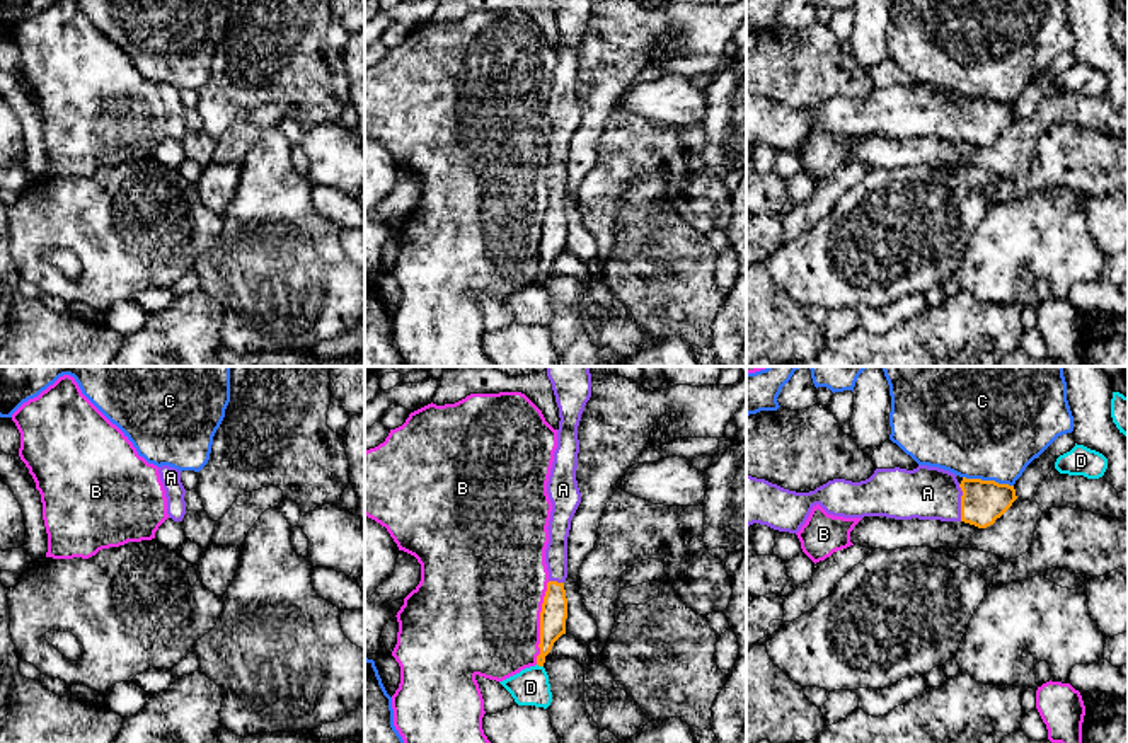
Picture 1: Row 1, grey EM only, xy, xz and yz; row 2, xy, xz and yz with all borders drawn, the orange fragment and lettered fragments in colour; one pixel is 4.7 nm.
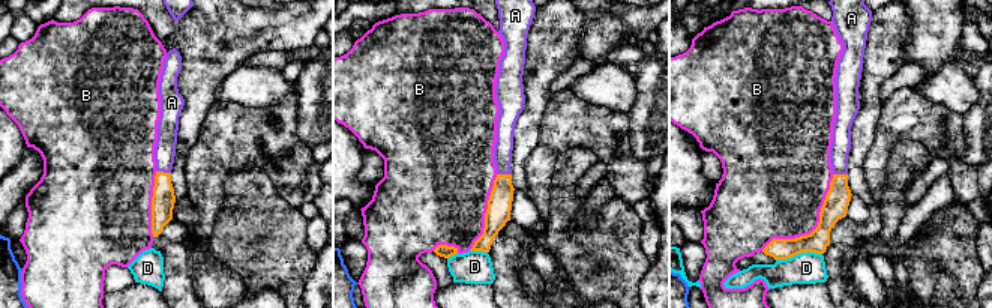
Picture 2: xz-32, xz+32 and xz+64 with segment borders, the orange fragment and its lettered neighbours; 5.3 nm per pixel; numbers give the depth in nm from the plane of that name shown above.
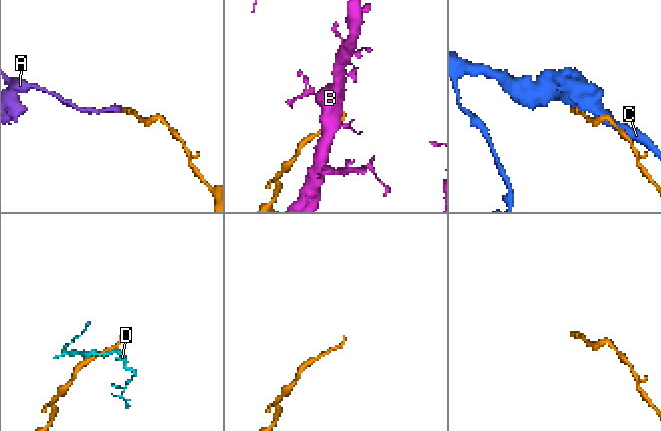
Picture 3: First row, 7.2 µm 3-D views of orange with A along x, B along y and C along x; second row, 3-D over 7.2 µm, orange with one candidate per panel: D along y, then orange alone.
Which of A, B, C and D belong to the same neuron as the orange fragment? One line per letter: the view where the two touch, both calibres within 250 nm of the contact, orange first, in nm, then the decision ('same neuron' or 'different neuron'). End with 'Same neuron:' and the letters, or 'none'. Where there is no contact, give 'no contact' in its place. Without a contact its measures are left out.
A: contact in yz; calibres 200 and 260 nm; same neuron
B: contact in xz; calibres 130 and 500 nm; different neuron
C: contact in yz; calibres 200 and 460 nm; different neuron
D: contact in xz; calibres 130 and 180 nm; different neuron
Same neuron: A

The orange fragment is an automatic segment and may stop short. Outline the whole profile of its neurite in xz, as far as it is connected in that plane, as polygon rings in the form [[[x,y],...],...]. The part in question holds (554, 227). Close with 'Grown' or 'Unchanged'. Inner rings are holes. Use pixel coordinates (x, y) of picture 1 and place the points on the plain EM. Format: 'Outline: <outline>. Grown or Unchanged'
Outline: [[[550,0],[559,26],[557,66],[547,101],[552,121],[549,138],[549,162],[545,182],[549,189],[547,210],[540,230],[540,273],[537,283],[544,285],[554,261],[566,252],[567,216],[564,199],[567,196],[567,155],[571,138],[581,121],[576,99],[578,87],[578,44],[586,20],[591,15],[591,0]]]. Grown

